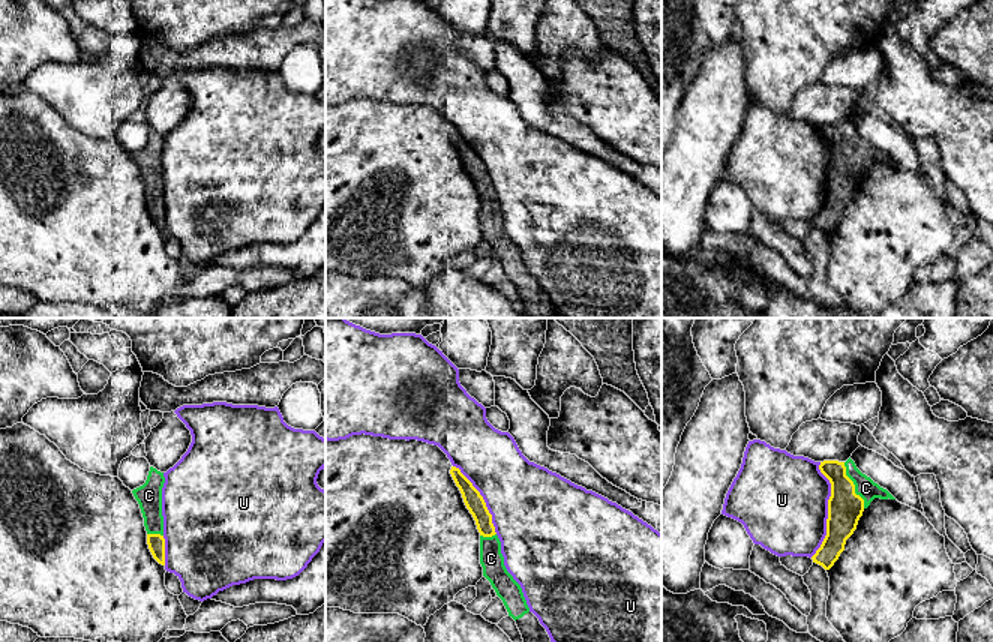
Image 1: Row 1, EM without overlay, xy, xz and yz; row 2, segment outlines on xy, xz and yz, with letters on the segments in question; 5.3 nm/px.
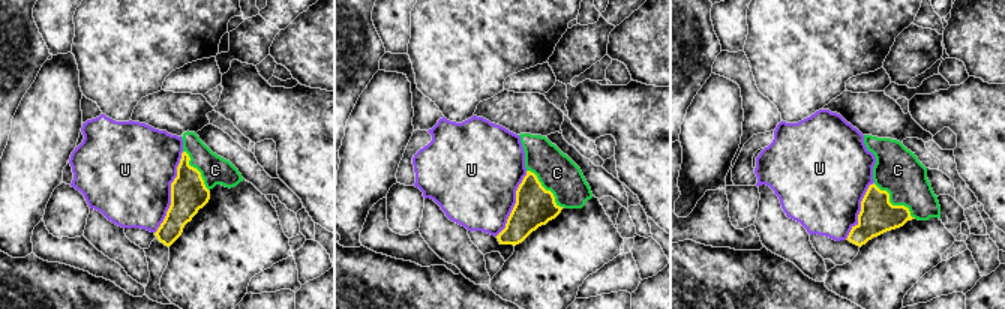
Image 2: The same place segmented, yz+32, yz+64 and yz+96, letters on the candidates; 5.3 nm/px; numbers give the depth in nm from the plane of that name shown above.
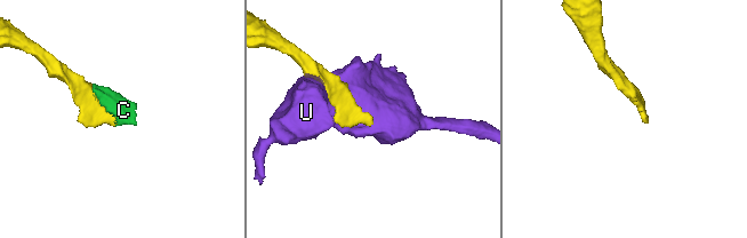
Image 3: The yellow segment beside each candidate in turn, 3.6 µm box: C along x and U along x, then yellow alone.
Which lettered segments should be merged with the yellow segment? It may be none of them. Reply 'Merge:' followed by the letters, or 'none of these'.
Merge: C

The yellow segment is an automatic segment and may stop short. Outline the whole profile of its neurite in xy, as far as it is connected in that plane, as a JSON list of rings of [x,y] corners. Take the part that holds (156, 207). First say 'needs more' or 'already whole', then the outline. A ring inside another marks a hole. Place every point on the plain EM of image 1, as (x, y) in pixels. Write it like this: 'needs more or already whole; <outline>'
needs more; [[[150,130],[146,147],[132,154],[144,182],[148,213],[153,222],[162,230],[165,230],[165,202],[162,180],[164,147],[164,136]]]

